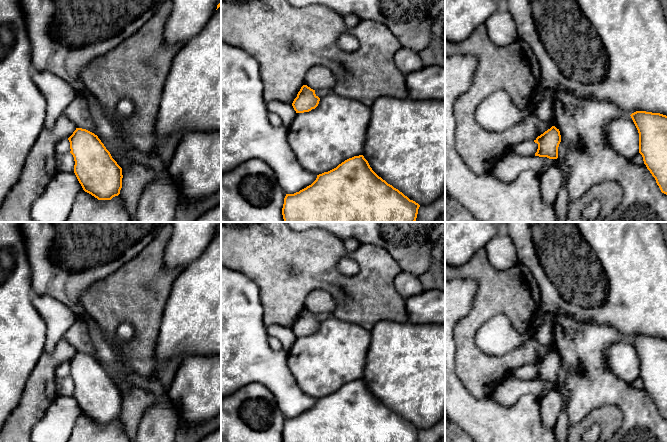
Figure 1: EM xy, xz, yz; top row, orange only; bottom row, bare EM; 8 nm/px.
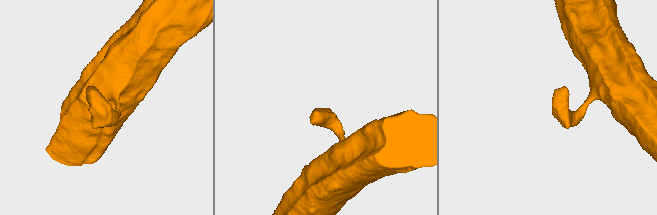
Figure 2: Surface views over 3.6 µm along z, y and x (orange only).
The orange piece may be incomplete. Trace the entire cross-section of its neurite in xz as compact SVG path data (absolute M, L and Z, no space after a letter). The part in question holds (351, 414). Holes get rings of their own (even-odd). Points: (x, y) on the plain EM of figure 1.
M363 379L354 380L294 418L286 418L283 442L417 442L420 429L379 401Z

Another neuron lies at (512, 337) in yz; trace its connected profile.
M498 314L484 323L475 335L478 348L487 355L501 356L533 336L531 330L524 333L516 331L509 318Z

